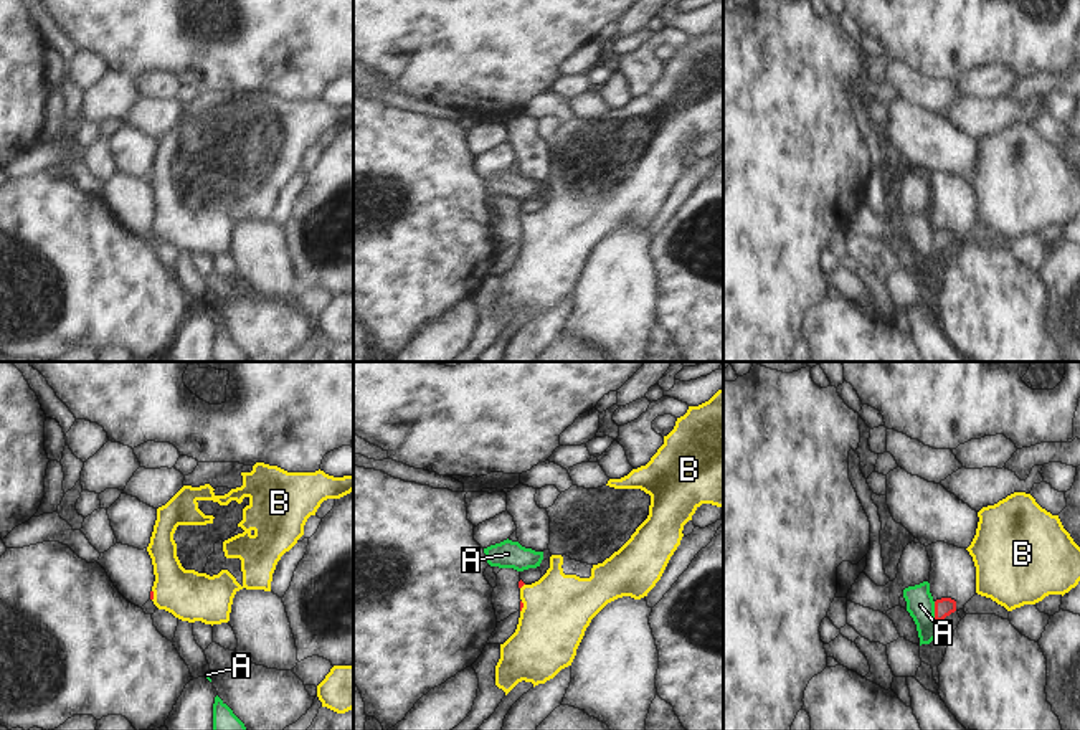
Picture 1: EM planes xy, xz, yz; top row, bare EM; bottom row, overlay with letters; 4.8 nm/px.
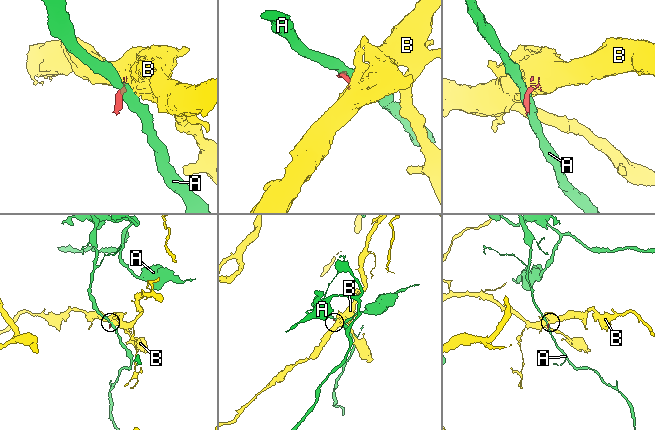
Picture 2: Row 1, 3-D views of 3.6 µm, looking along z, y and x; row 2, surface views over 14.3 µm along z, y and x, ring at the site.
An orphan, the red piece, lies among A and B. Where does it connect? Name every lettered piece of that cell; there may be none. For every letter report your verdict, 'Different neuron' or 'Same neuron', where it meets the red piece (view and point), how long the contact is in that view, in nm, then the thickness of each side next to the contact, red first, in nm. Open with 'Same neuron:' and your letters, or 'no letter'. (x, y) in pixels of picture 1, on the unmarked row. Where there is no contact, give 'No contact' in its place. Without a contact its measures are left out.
Same neuron: B
A: Different neuron. Touches red at yz (935, 243). Shared border 110 nm. Thickness 90 nm (red) against 140 nm
B: Same neuron. Touches red at xz (522, 237). Shared border 60 nm. Thickness 20 nm (red) against 340 nm.

